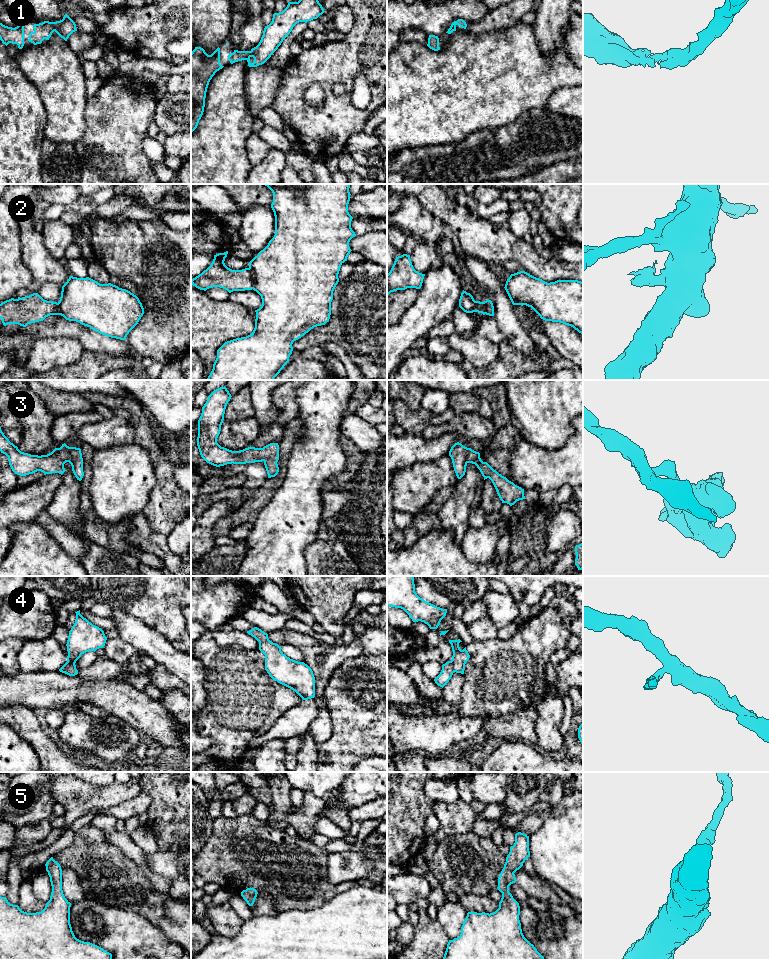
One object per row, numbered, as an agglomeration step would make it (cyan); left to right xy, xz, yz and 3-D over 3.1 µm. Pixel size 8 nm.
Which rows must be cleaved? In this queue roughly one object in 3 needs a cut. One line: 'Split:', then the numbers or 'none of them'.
Split: 2

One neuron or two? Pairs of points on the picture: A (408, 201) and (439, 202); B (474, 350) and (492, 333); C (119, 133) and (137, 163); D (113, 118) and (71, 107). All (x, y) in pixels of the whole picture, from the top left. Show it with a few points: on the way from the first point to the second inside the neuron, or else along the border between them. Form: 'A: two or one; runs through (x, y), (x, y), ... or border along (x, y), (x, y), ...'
A: two; border along (412, 194), (436, 216)
B: two; border along (477, 332), (498, 344)
C: one; runs through (119, 140), (119, 145), (130, 156)
D: two; border along (87, 97), (85, 105), (85, 131), (82, 134)

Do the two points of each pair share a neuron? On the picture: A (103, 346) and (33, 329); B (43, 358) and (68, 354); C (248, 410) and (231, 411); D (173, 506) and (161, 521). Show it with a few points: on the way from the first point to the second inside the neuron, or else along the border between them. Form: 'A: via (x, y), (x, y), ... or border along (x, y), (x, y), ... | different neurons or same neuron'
A: via (86, 336), (77, 330), (50, 330) | same neuron
B: via (49, 354), (62, 354) | same neuron
C: via (244, 410), (235, 410) | same neuron
D: via (169, 510), (163, 517) | same neuron

